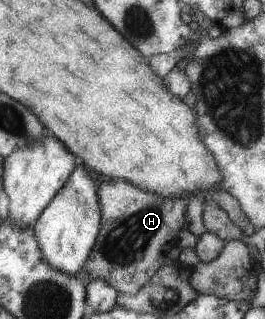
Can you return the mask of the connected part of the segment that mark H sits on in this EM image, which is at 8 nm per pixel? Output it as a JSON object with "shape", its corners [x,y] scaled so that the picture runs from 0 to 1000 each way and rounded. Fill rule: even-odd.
{"shape":[[[468,564],[385,567],[370,580],[370,624],[381,639],[381,705],[366,730],[351,781],[336,787],[332,815],[291,850],[287,871],[321,893],[340,878],[381,875],[426,900],[445,922],[513,922],[536,897],[589,856],[611,818],[611,799],[645,781],[642,755],[657,749],[664,724],[694,699],[694,627],[679,621],[623,621],[585,605],[513,586]]]}

